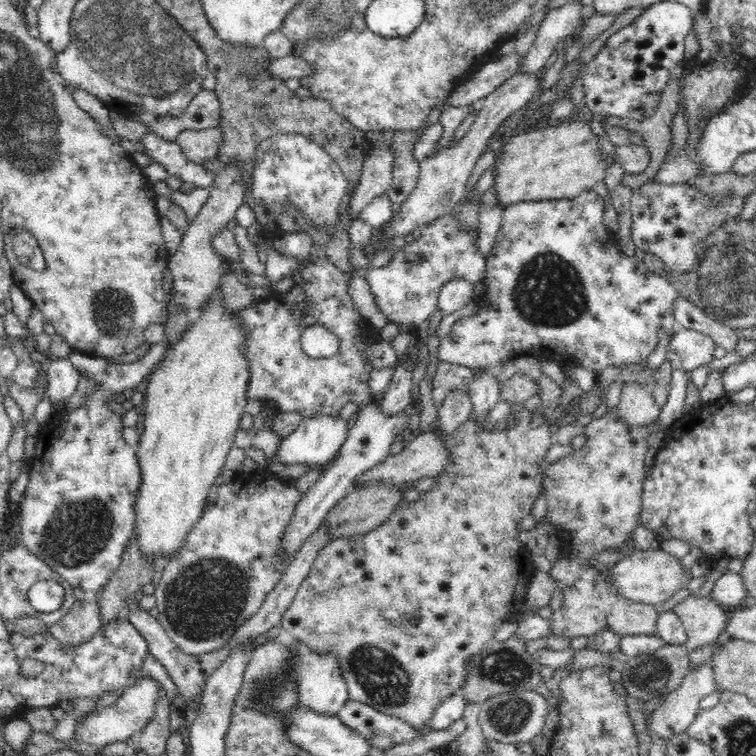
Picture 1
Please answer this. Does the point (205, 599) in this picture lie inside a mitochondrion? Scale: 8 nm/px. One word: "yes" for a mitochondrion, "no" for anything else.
yes

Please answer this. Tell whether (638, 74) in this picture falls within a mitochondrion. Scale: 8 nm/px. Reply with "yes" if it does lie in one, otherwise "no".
no

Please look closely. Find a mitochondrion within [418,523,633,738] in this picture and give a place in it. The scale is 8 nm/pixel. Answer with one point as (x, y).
(504, 667)

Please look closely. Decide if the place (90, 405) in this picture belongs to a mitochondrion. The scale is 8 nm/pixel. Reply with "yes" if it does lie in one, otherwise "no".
no

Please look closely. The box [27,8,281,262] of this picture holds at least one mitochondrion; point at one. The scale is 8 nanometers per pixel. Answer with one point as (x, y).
(245, 69)

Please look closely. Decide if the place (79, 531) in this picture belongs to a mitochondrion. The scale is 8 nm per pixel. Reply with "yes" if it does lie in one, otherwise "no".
yes

